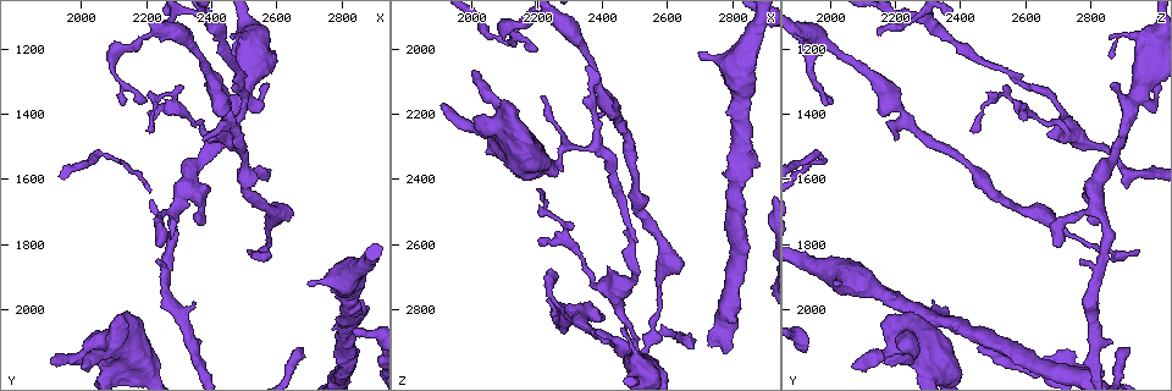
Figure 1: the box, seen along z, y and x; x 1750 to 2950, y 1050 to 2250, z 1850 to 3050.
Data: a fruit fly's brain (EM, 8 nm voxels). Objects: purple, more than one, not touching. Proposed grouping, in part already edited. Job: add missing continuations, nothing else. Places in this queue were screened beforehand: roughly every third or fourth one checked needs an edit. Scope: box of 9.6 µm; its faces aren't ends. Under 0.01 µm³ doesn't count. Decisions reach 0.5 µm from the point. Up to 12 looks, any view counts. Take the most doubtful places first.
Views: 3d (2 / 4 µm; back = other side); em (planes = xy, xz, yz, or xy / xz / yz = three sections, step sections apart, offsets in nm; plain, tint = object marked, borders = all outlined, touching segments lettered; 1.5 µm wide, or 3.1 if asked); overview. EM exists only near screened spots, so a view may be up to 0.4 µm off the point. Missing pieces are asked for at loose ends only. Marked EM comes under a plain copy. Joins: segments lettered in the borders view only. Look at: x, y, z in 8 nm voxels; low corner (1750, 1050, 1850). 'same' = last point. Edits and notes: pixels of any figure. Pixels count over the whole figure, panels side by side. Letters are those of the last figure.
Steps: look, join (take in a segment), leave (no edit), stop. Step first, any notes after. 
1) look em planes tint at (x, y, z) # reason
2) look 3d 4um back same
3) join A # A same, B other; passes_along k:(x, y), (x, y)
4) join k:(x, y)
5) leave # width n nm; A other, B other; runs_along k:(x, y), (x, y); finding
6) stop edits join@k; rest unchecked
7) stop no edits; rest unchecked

look 3d 4um at (1900, 2160, 2170)

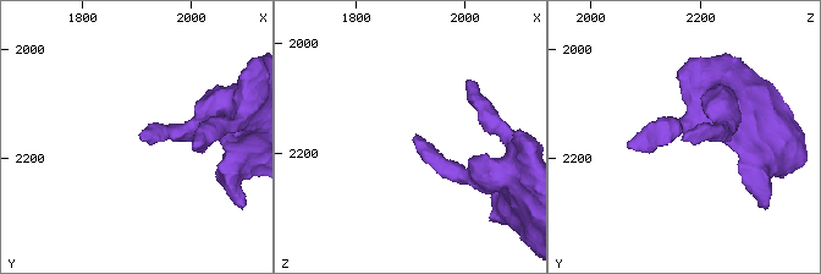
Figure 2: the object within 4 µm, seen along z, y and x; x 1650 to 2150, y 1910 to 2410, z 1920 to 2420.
look em xz step 8 borders at (1910, 2165, 2165)

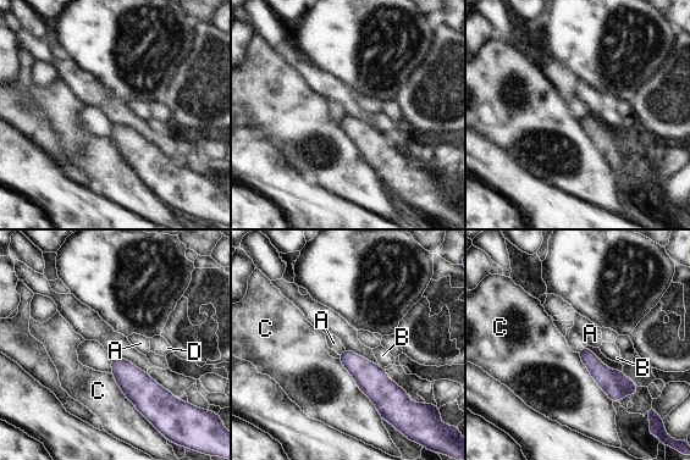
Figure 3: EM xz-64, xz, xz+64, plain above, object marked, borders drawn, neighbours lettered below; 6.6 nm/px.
leave # A other, B other, C other, D other; border 3:(583, 347), (578, 353); no lettered segment goes on from it

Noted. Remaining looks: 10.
look 3d 2um back at (2240, 1810, 2700) # free end

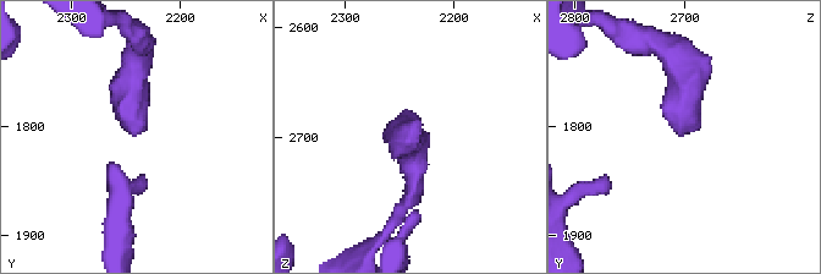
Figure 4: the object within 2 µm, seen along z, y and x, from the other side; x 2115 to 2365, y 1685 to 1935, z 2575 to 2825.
look em planes borders at (2238, 1810, 2708) # shape alone is not enough

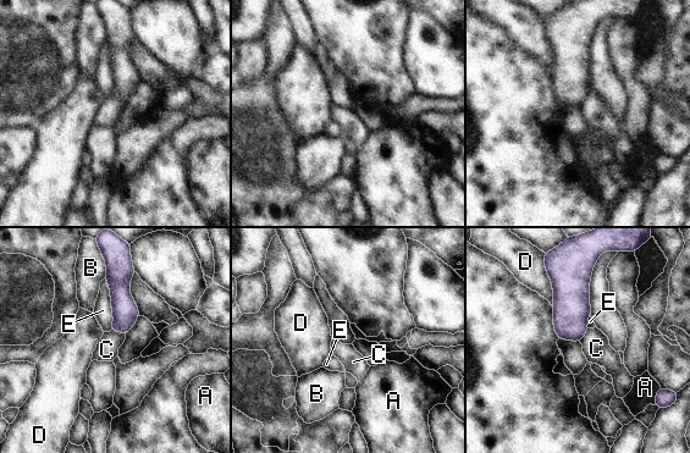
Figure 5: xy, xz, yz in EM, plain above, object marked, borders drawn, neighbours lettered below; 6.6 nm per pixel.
leave # A other, B other, C other, D other, E other; border 5:(110, 330), (125, 333); no lettered segment goes on from it

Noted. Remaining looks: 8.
look 3d 4um at (2880, 1990, 2360) # an open end

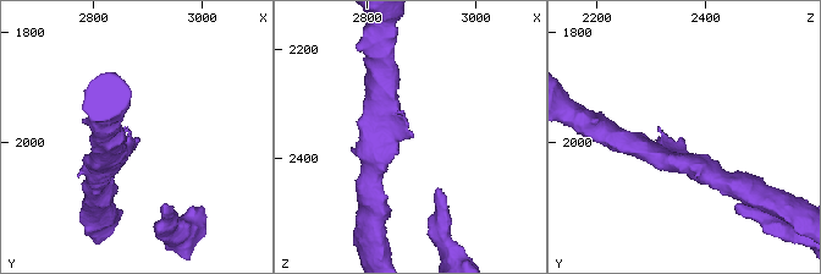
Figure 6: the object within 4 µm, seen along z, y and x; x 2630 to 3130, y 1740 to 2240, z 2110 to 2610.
look em planes borders at (2880, 2005, 2360)

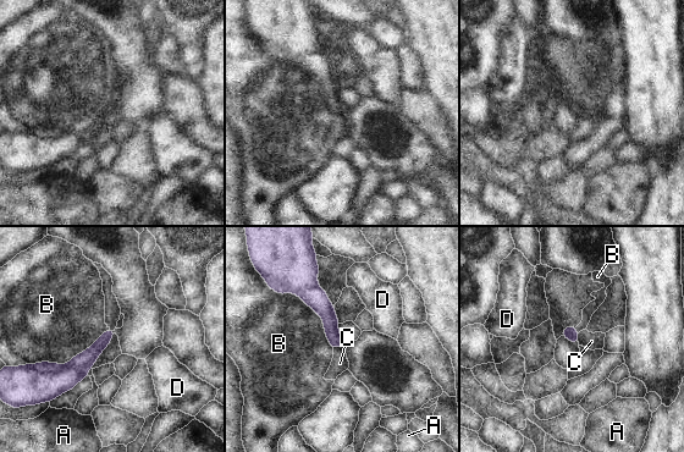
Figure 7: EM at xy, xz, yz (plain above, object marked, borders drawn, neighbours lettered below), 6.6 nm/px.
leave # A other, B other, C other, D other; runs_along 7:(110, 332), (73, 371), (39, 369); no lettered segment goes on from it

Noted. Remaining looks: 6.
look em xy step 8 tint at (2700, 1920, 2020) # branch stops here

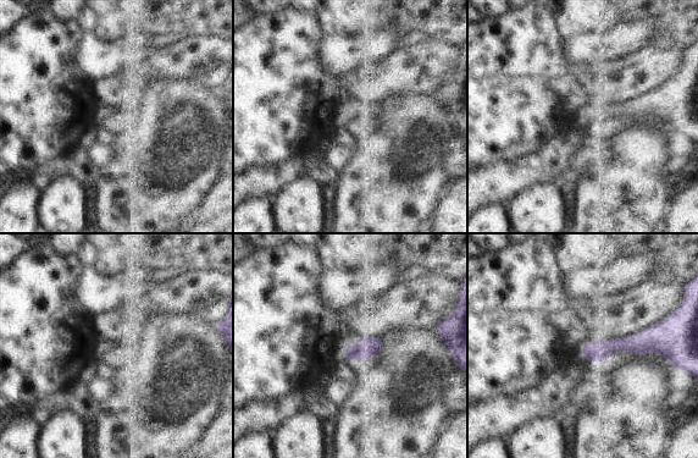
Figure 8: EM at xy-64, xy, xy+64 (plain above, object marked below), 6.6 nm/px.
look em xz step 8 tint same # another direction

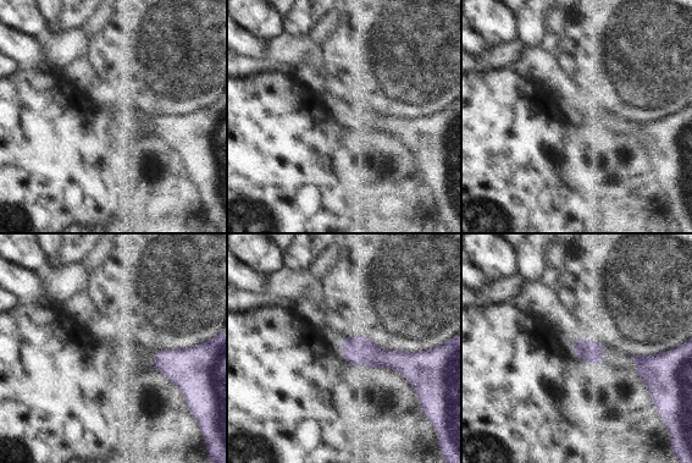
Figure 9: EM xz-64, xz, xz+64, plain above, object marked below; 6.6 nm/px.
look em xz step 8 borders same

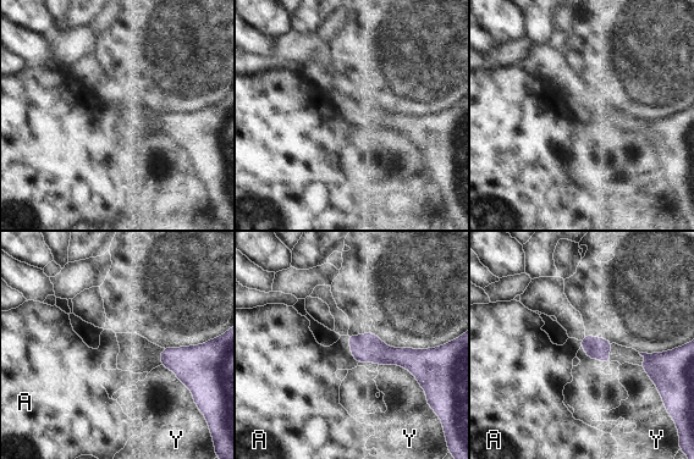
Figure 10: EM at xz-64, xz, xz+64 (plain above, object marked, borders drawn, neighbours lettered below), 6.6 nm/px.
leave # A other, Y other; border 10:(347, 336), (351, 354), (358, 361); none of them fits

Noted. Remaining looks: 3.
look 3d 2um at (2220, 1410, 2610)

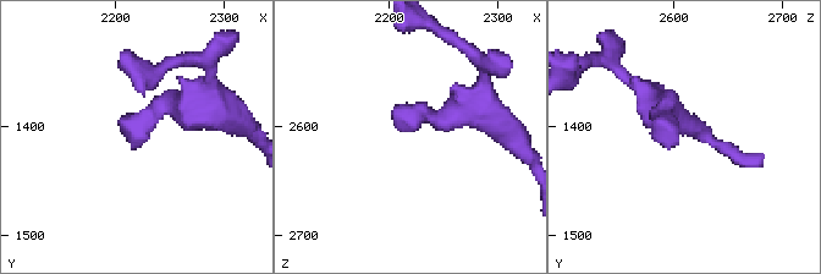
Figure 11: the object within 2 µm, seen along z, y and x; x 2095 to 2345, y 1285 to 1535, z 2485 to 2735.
look em yz step 8 borders at (2214, 1420, 2602)

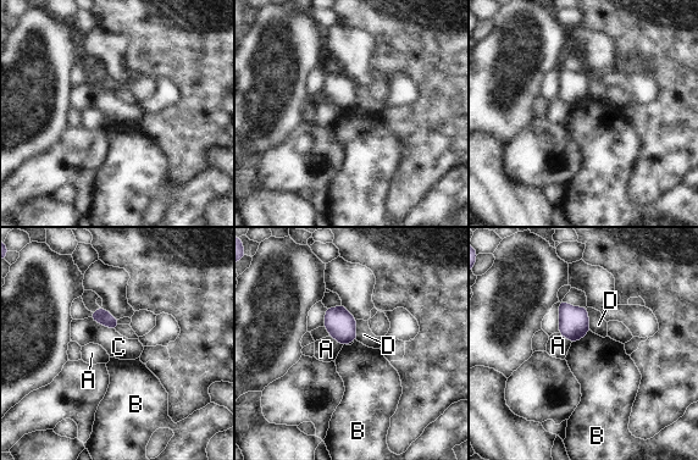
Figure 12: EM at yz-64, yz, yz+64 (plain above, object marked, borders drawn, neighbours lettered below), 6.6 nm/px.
leave # A other, B other, C other, D other; border 12:(590, 330), (580, 339), (571, 343); none of them fits

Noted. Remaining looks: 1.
stop no edits; rest unchecked

